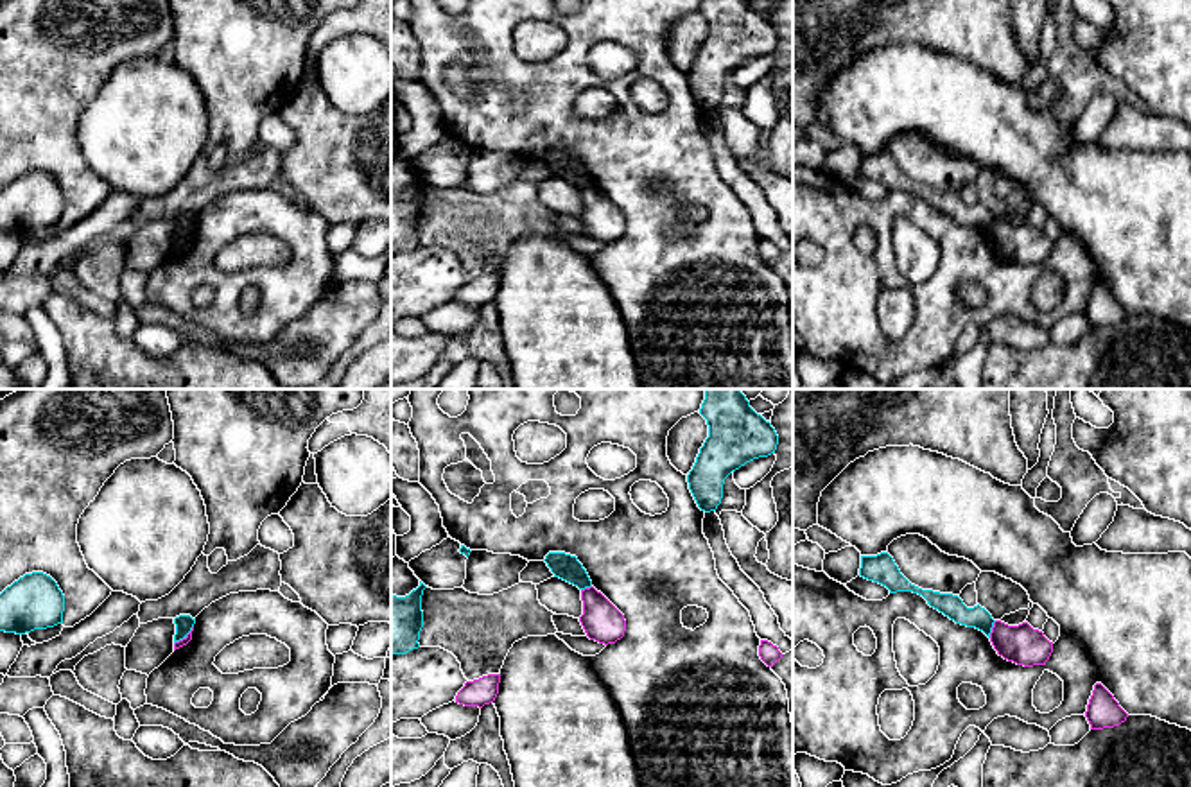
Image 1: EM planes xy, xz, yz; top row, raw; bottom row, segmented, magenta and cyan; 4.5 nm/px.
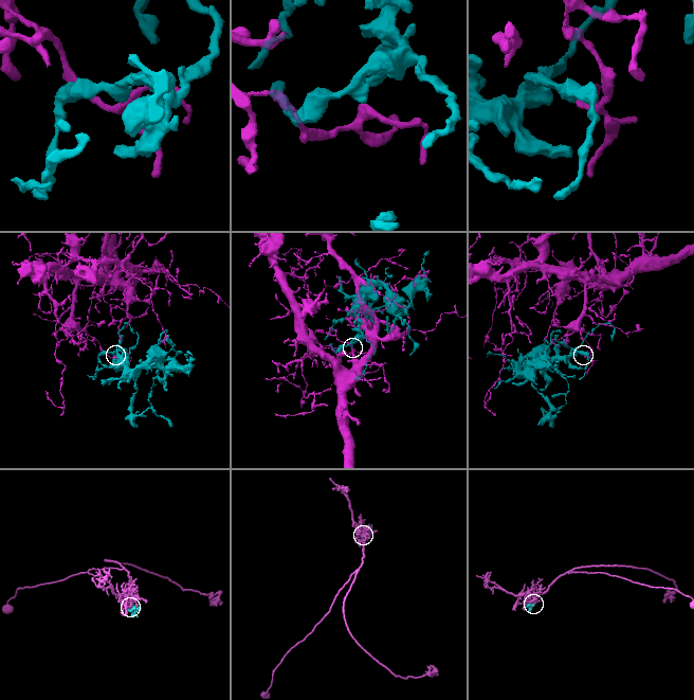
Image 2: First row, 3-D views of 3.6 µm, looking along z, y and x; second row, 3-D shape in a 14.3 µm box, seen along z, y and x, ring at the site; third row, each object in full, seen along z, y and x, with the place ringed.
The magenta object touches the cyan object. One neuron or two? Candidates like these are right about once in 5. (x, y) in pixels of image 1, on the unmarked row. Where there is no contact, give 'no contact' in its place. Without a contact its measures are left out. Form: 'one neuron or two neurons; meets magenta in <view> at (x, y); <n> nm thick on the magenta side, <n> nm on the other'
two neurons; meets magenta in yz at (992, 228); 180 nm thick on the magenta side, 100 nm on the other

